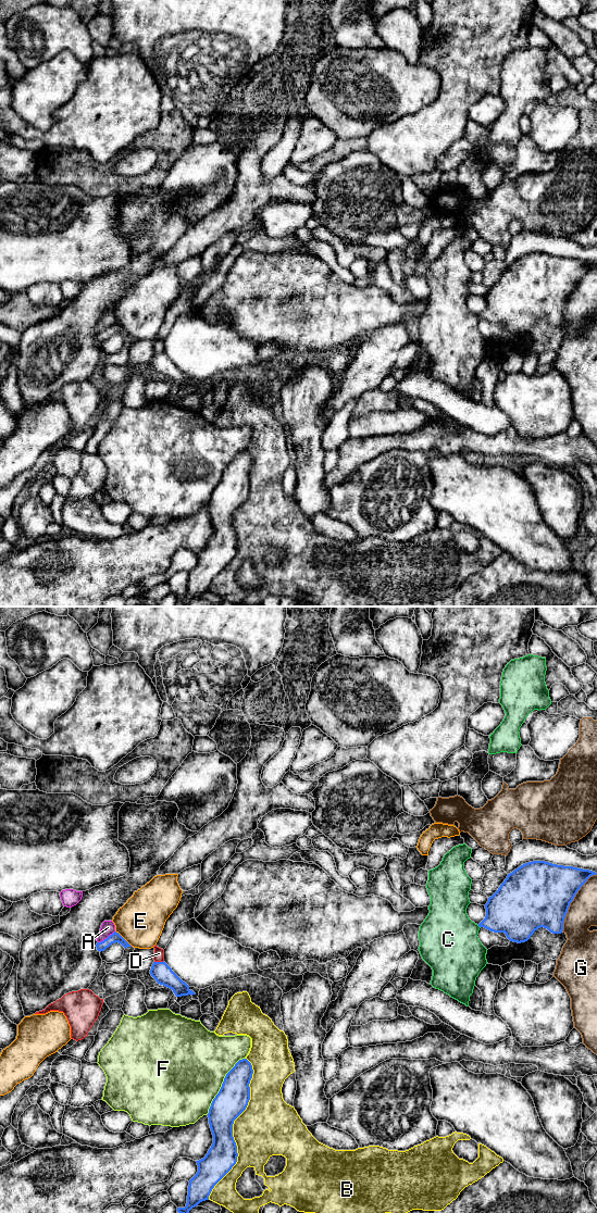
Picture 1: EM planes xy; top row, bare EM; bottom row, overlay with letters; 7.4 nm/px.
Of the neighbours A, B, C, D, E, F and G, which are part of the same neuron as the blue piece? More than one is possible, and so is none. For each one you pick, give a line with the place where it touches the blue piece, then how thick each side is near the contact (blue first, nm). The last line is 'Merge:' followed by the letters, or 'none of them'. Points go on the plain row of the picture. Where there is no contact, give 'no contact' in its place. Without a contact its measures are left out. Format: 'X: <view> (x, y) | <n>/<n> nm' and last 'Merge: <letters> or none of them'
Merge: none of them

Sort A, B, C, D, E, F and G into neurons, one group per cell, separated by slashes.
A / B / C / D / E / F / G

